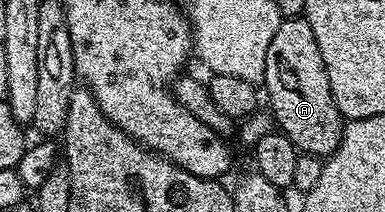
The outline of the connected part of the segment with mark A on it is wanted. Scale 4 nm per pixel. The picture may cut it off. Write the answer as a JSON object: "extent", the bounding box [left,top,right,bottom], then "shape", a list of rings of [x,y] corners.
{"extent":[264,17,344,160],"shape":[[[306,17],[283,18],[280,28],[276,28],[276,36],[272,36],[272,44],[268,44],[264,94],[270,97],[270,110],[278,121],[277,129],[292,140],[299,152],[315,154],[325,160],[338,151],[344,119],[336,108],[336,100],[332,100],[328,72],[312,24],[308,24]]]}

